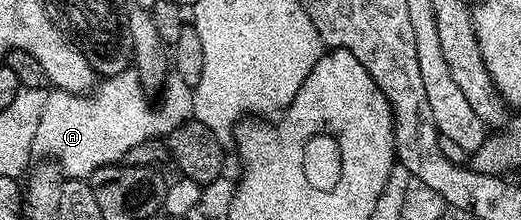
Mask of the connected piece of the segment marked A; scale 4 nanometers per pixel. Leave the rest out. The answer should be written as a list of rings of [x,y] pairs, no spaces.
[[[132,69],[101,78],[95,89],[82,95],[49,90],[46,106],[42,109],[42,118],[38,120],[38,133],[34,133],[33,156],[47,157],[54,161],[63,169],[67,178],[88,179],[98,169],[121,162],[134,146],[157,137],[166,137],[171,131],[178,129],[178,125],[187,123],[192,118],[192,87],[186,85],[182,77],[175,73],[169,74],[162,94],[164,96],[160,99],[160,107],[152,107],[148,100],[149,92],[140,84],[139,77]]]

